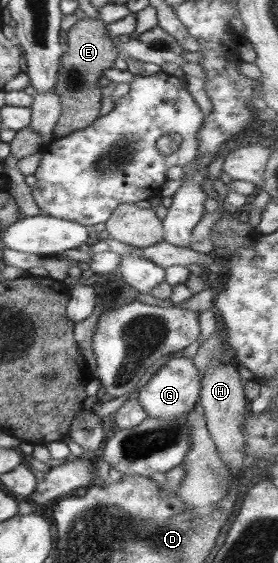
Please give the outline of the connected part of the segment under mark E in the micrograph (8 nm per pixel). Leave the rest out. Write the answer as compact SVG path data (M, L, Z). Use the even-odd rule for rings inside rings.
M84 16L66 31L65 38L67 43L60 57L60 69L52 90L61 103L61 113L53 127L53 139L85 128L97 119L102 93L106 91L99 88L98 80L102 77L103 69L112 67L118 57L117 47L105 30L104 23L97 19Z

